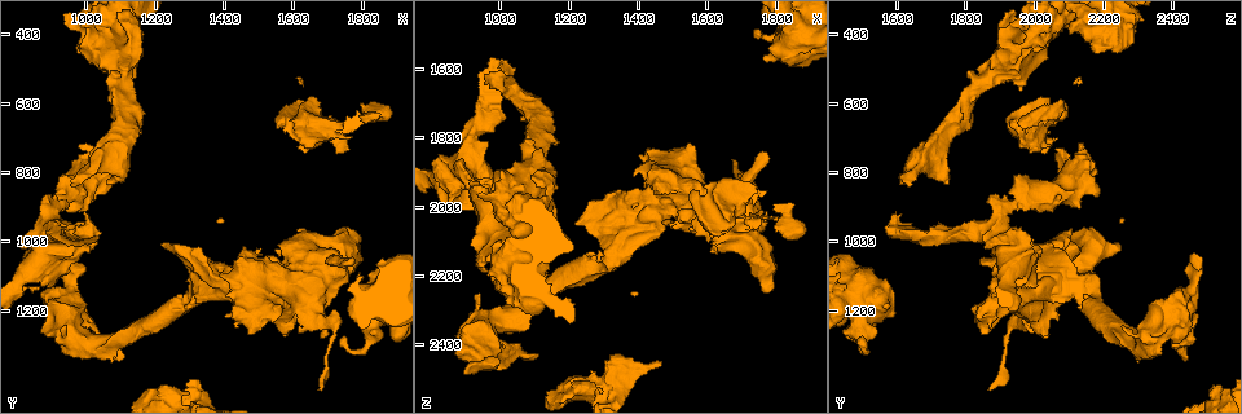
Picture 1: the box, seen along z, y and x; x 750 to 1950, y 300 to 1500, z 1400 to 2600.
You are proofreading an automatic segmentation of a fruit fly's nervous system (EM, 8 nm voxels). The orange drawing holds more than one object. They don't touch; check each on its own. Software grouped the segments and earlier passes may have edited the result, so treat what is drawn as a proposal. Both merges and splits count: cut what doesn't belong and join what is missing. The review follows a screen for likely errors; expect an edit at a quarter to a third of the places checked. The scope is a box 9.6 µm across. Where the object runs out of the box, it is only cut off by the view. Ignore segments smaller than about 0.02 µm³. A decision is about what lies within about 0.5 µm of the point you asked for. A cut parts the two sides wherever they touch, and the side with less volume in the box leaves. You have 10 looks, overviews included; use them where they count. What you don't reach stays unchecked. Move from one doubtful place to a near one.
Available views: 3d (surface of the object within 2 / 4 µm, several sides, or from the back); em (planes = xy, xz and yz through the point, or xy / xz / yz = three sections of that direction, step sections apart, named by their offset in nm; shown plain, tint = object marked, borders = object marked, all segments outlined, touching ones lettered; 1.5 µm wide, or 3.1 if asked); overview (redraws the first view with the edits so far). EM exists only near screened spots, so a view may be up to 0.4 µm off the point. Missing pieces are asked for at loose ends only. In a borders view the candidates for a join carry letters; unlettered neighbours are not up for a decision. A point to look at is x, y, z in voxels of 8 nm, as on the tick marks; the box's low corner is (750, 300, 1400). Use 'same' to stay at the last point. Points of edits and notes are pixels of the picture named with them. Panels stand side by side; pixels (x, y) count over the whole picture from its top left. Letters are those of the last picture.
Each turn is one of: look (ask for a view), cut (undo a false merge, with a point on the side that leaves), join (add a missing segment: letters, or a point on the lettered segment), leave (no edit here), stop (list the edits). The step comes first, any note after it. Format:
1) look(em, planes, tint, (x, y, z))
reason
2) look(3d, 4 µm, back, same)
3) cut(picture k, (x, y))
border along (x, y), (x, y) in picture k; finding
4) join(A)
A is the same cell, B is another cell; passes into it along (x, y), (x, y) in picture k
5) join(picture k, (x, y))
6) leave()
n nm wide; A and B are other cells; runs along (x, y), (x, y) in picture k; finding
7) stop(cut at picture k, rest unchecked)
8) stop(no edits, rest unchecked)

look(em, yz, step 4, tint, (1090, 540, 1860))
sudden change in width

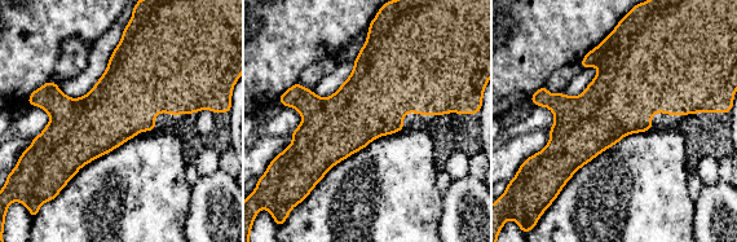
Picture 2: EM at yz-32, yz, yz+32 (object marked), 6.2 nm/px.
look(em, yz, step 4, borders, same)

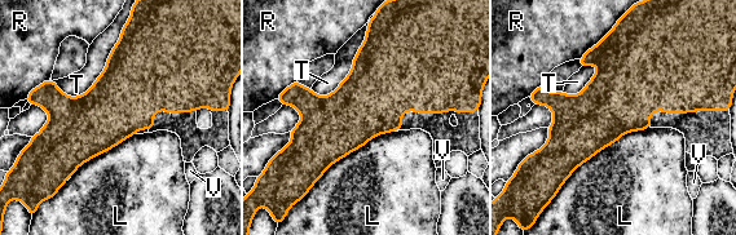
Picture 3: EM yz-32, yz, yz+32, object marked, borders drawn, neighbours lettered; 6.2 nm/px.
leave()
L, R, T and V are other cells; border along (649, 127), (585, 160), (551, 200) in picture 3; all the same neuron

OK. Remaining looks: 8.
look(3d, 4 µm, (1060, 830, 1760))
stops while still wide

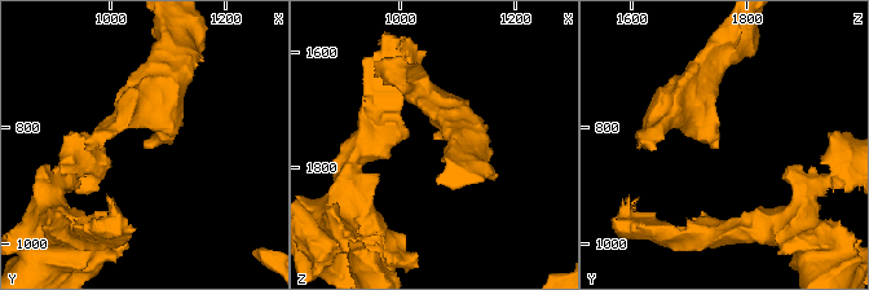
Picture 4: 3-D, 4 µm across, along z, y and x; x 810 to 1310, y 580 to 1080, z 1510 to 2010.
look(em, planes, borders, (1060, 830, 1745))
now the EM

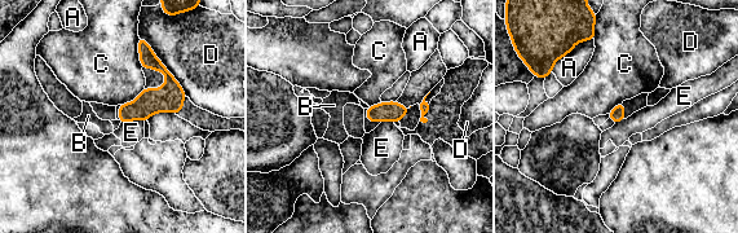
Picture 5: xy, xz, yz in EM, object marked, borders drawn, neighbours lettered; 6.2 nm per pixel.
leave()
A, B, C, D and E are other cells; border along (144, 119), (131, 119), (120, 123) in picture 5; no lettered segment goes on from it

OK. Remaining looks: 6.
look(3d, 2 µm, (1360, 1070, 1960))
thick turns thin

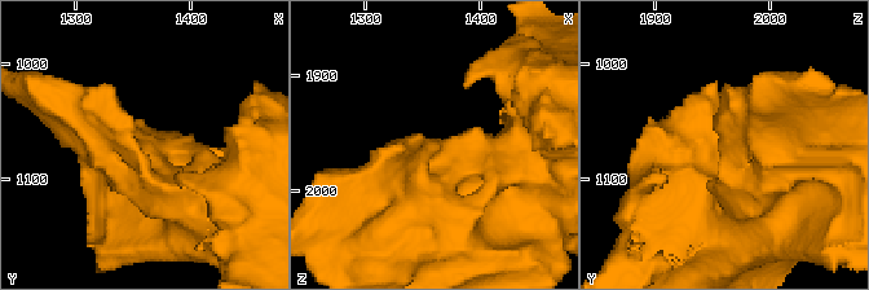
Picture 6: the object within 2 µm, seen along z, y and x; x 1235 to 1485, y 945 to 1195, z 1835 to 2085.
look(em, xz, step 4, tint, (1354, 1066, 1956))

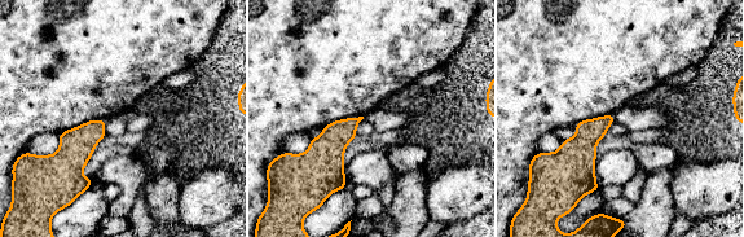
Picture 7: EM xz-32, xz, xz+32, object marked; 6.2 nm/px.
look(em, planes, borders, same)

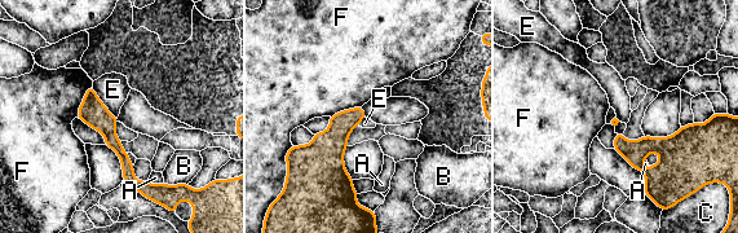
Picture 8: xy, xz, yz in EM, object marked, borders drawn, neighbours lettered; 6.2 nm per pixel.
leave()
110 nm wide; A, B, C, E and F are other cells; all the same neuron

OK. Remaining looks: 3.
look(3d, 2 µm, (1120, 1330, 2420))
free end

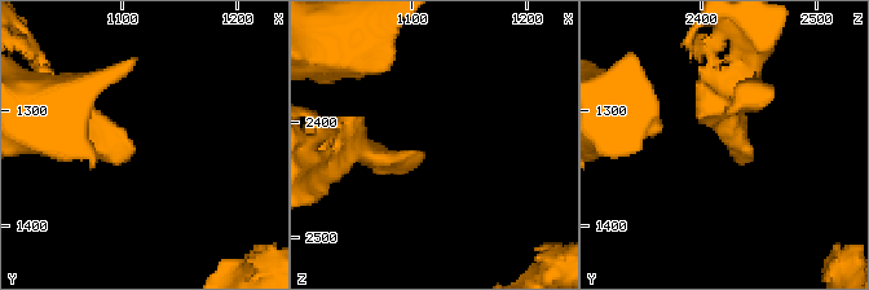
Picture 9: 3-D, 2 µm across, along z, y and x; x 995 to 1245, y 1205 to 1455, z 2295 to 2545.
look(em, planes, borders, (1114, 1336, 2428))

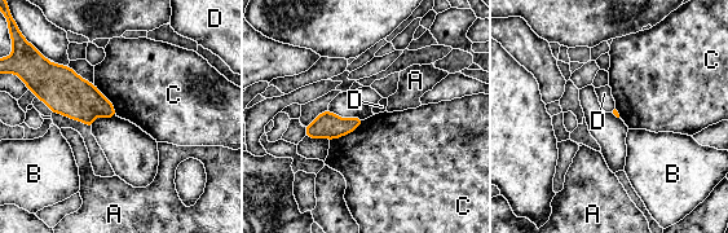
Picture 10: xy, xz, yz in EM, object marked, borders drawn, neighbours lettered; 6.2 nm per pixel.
leave()
A, B, C and D are other cells; border along (364, 121), (352, 131), (330, 140) in picture 10; no lettered segment goes on from it

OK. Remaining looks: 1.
stop(no edits, rest unchecked)

